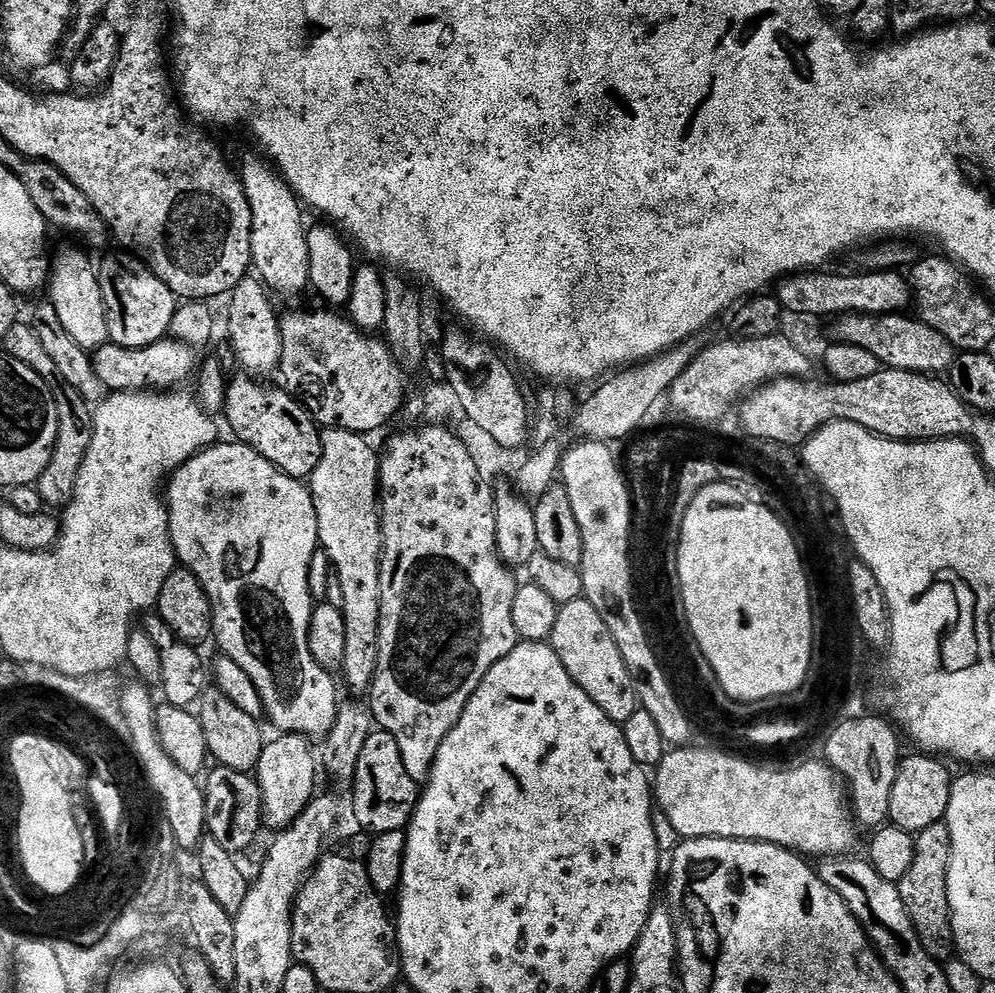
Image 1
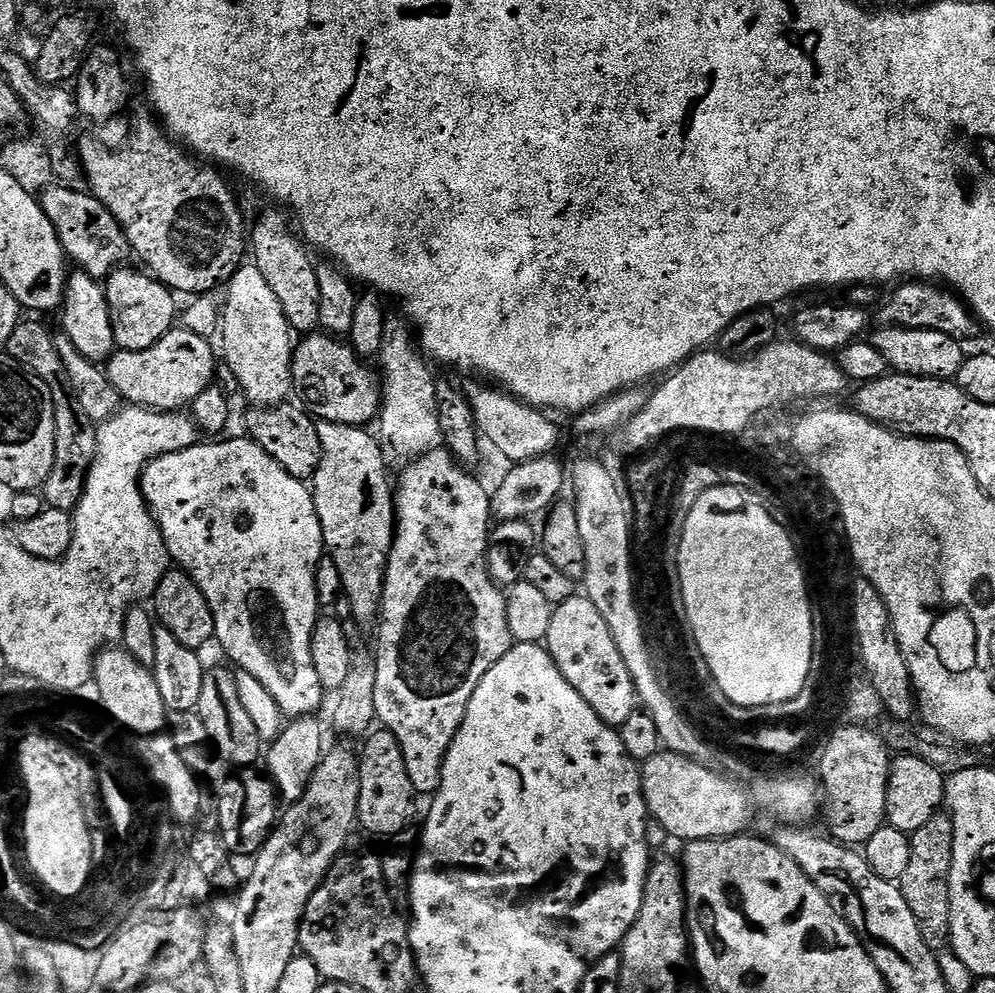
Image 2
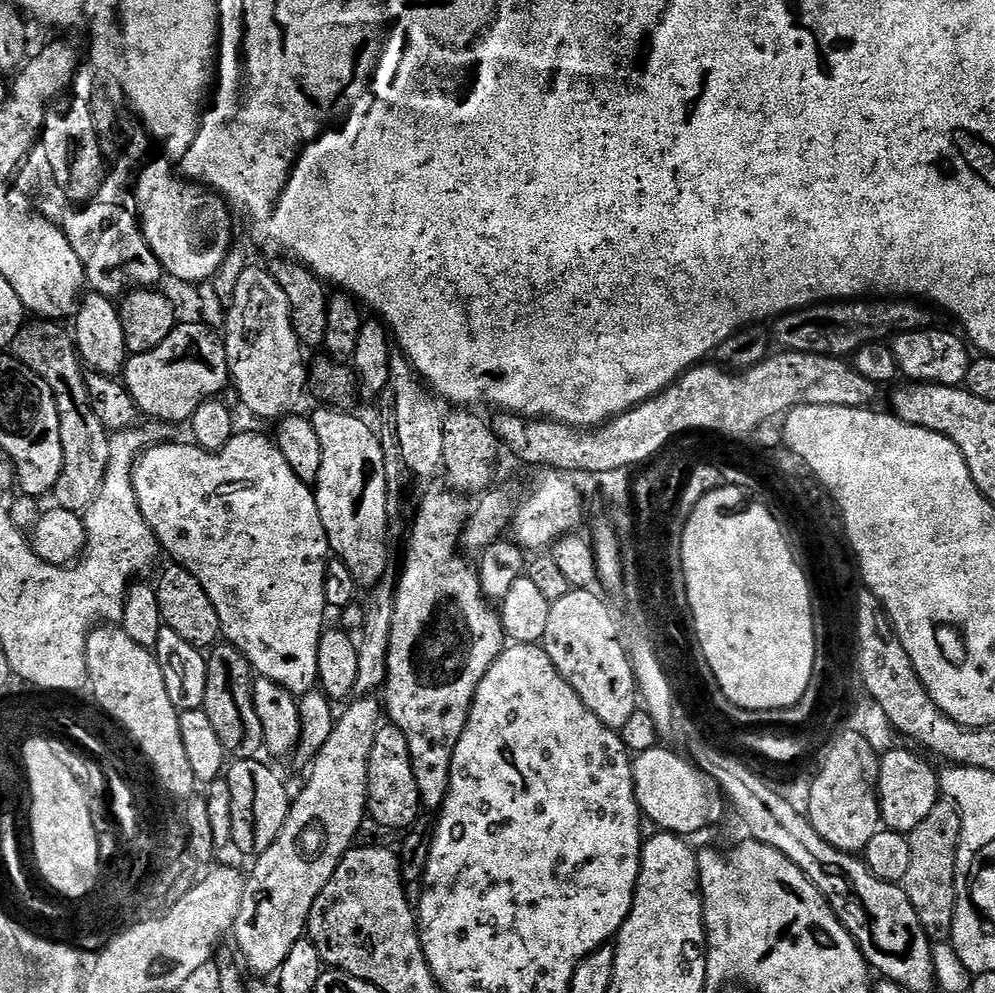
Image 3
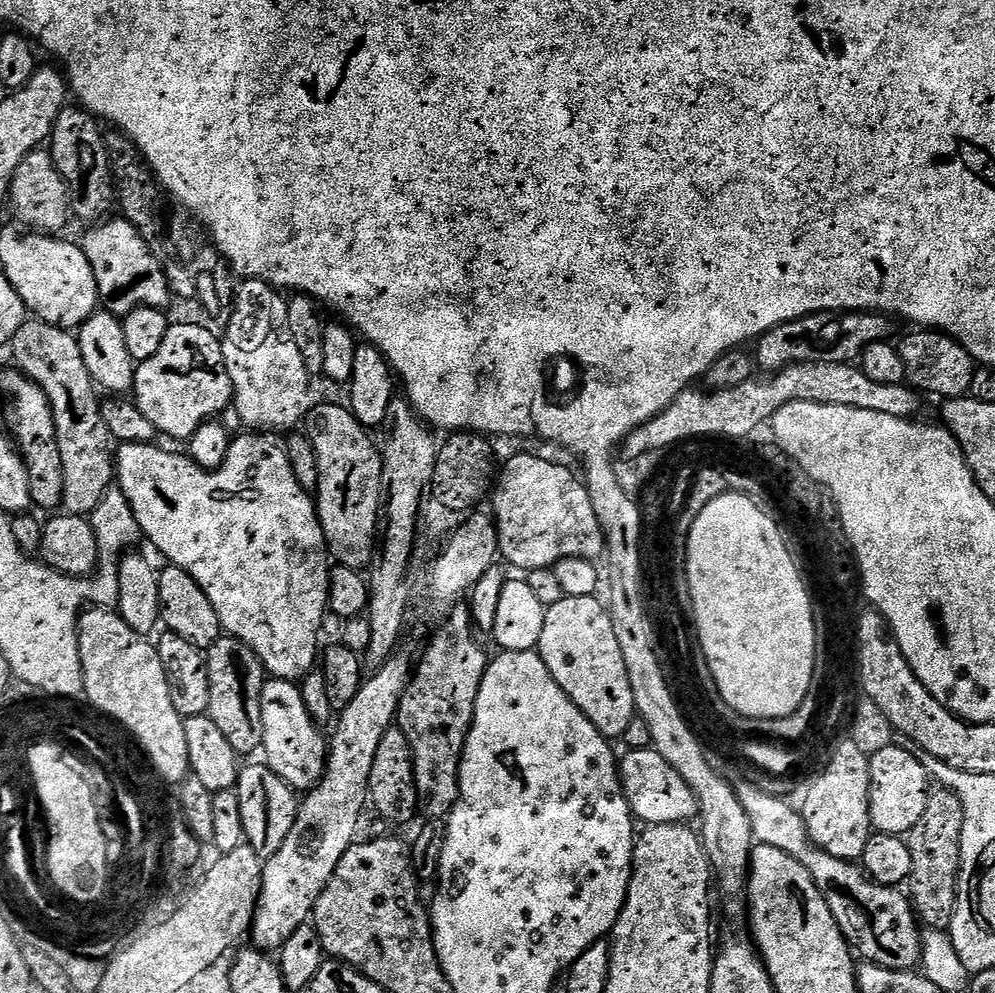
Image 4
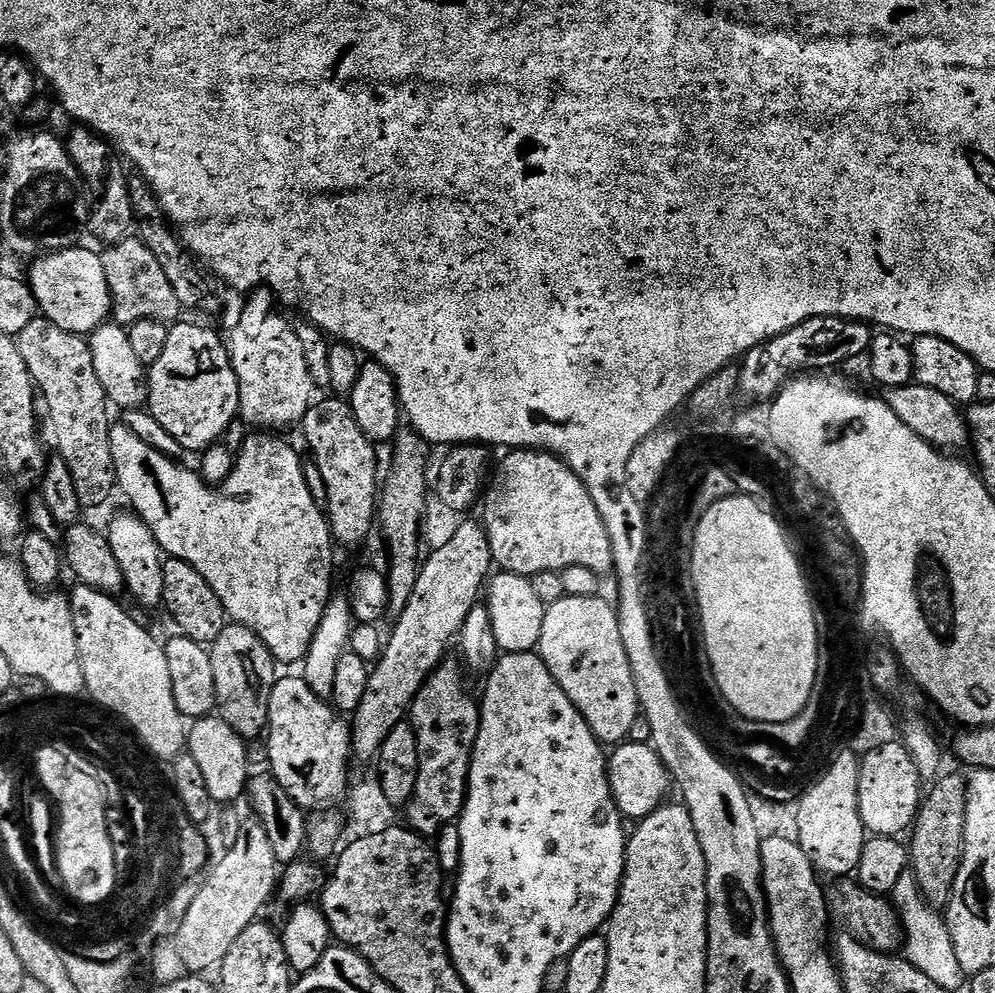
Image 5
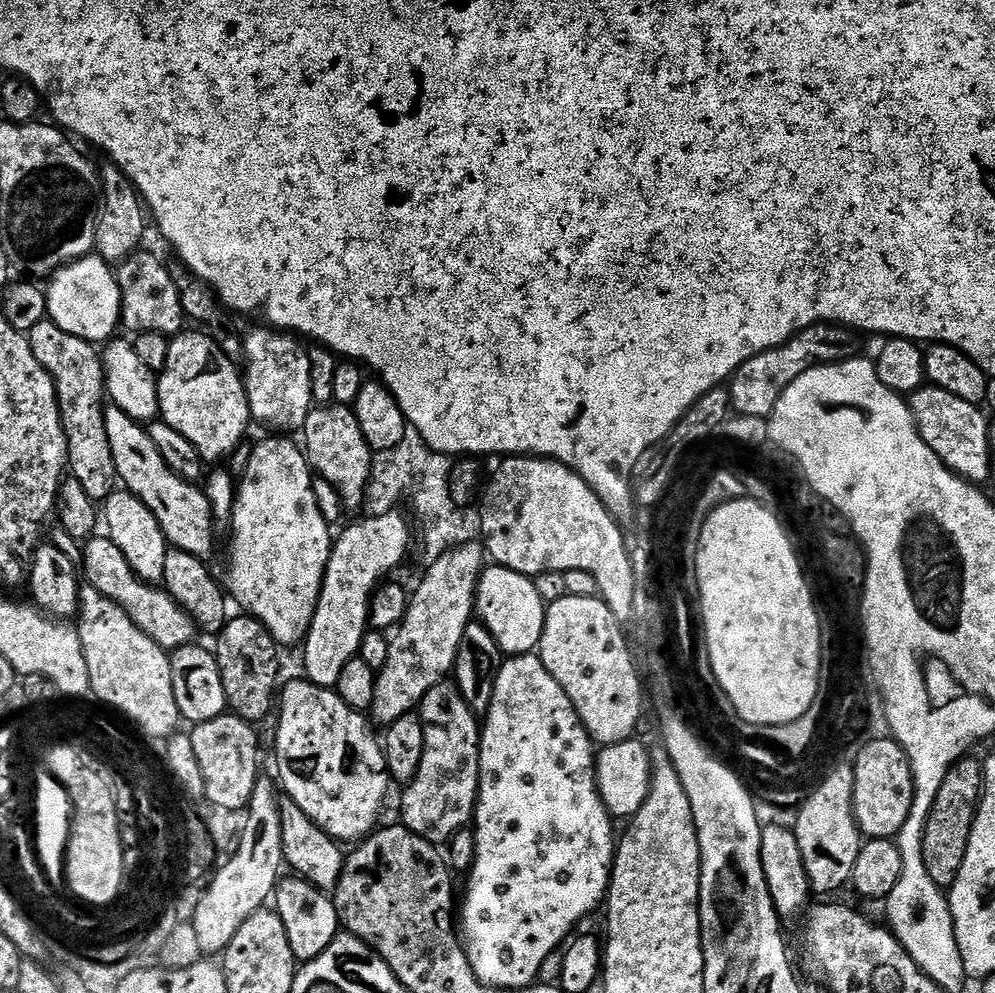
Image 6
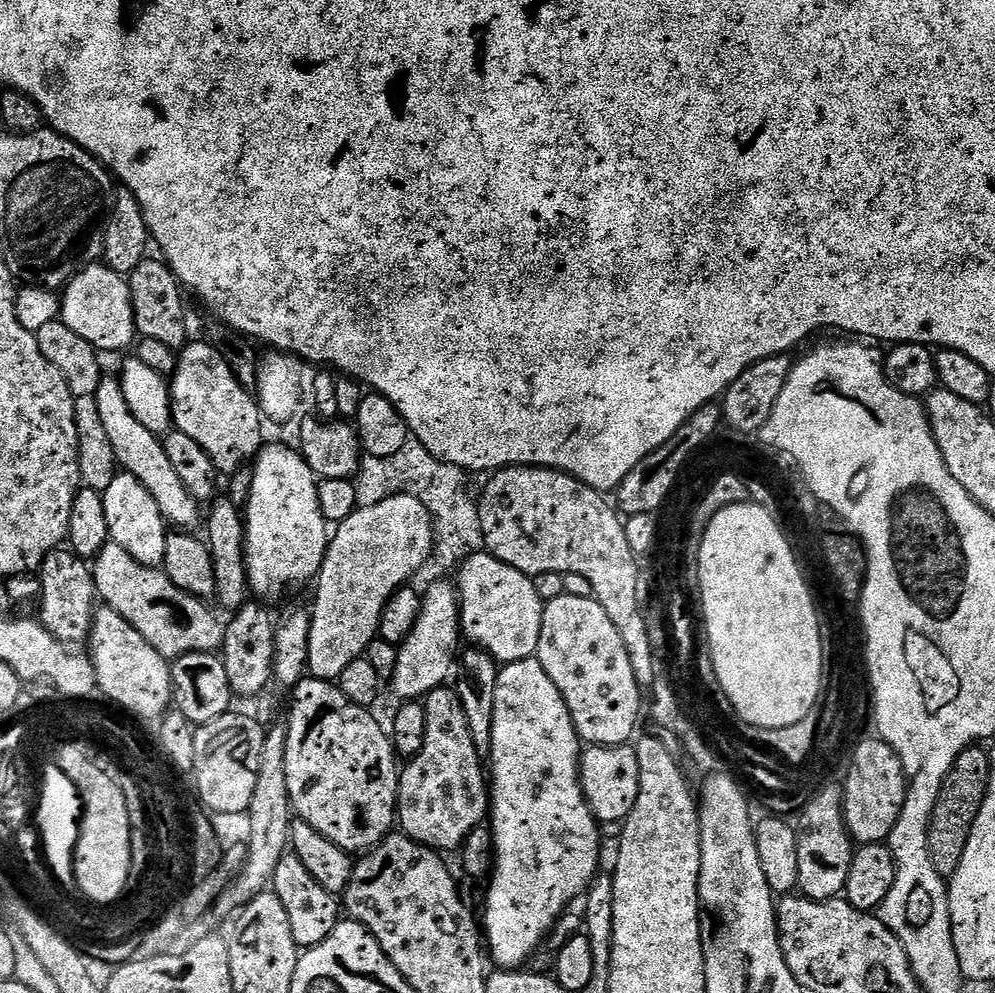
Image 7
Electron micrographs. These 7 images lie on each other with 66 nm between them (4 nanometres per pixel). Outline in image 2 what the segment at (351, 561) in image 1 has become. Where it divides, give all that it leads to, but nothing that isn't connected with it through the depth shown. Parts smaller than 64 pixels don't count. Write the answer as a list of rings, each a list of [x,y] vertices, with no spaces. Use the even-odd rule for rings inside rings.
[[[320,422],[317,423],[316,429],[322,442],[322,462],[310,487],[318,510],[318,522],[322,522],[324,547],[340,571],[343,595],[353,604],[352,620],[360,624],[368,624],[372,620],[373,623],[384,598],[384,572],[388,568],[388,555],[392,552],[392,537],[396,535],[394,484],[393,481],[388,481],[388,464],[384,461],[385,449],[381,441],[373,433],[372,437],[368,433],[369,429],[364,426]]]

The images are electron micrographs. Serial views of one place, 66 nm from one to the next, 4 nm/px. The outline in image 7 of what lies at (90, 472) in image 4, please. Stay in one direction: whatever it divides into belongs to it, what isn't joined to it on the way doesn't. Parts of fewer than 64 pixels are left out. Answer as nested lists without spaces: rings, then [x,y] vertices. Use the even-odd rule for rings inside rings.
[[[59,318],[54,322],[46,322],[46,326],[42,326],[42,330],[35,333],[38,350],[42,350],[49,362],[64,375],[77,405],[84,407],[85,404],[88,407],[85,412],[83,409],[76,413],[76,425],[80,435],[80,479],[83,487],[92,488],[102,494],[118,475],[118,465],[114,446],[110,446],[106,430],[102,430],[102,418],[98,418],[98,410],[95,407],[98,386],[102,379],[98,349],[86,342],[82,334],[74,334],[74,330],[70,330],[70,326],[66,326]]]

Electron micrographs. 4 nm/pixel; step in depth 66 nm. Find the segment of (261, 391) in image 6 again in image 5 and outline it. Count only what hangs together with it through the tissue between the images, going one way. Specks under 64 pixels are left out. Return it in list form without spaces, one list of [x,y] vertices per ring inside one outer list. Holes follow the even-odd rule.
[[[267,286],[255,289],[245,300],[248,301],[240,312],[240,321],[233,326],[232,338],[228,338],[226,342],[228,355],[232,358],[232,368],[236,372],[240,387],[239,419],[253,424],[256,427],[253,429],[256,430],[280,430],[276,428],[288,428],[291,424],[299,425],[314,403],[312,397],[314,385],[293,321],[288,321],[282,313],[276,312],[277,297]]]

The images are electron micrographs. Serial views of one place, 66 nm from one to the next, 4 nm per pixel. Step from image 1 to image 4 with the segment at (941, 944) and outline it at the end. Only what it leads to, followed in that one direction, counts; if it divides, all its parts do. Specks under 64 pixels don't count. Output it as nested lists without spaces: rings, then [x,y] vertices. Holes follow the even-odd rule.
[[[933,791],[918,823],[906,833],[910,846],[912,869],[906,881],[906,892],[919,919],[936,930],[948,930],[956,910],[956,881],[960,878],[962,822],[964,811],[956,792]]]

